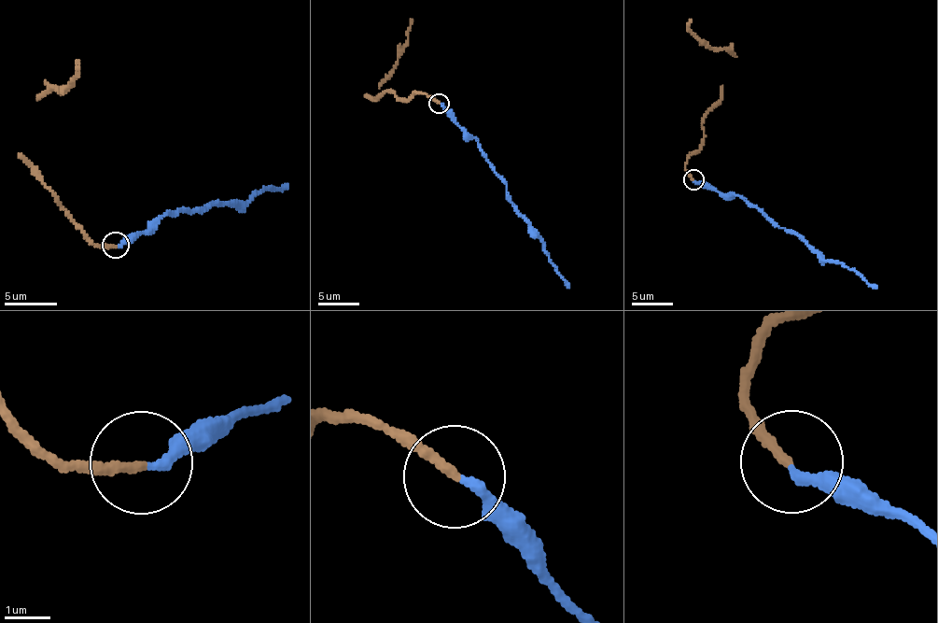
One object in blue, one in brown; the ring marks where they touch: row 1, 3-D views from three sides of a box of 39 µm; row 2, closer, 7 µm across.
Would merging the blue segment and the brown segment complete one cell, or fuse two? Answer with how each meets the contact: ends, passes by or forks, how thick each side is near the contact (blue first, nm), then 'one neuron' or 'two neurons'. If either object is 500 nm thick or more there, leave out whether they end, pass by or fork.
blue ends | brown ends | 200/200 nm | one neuron

